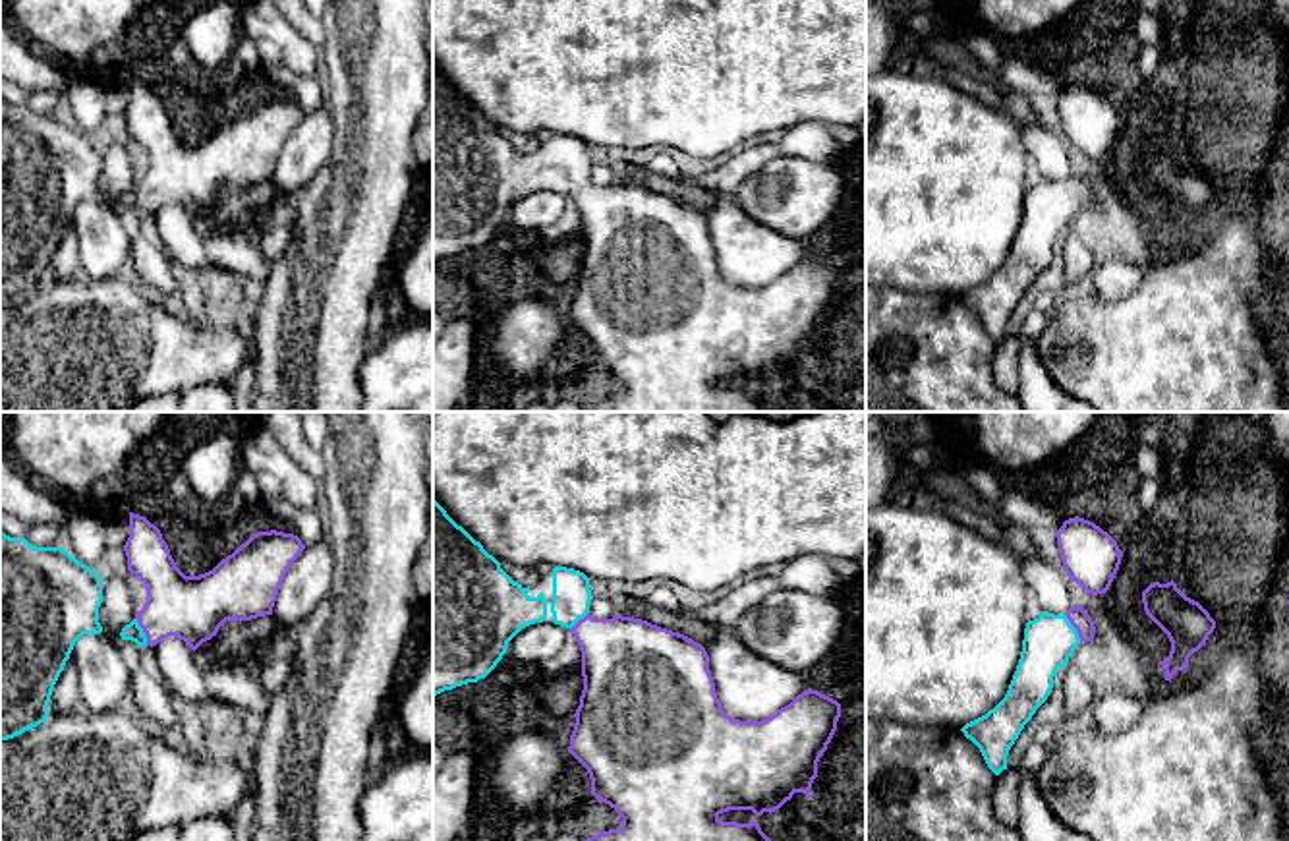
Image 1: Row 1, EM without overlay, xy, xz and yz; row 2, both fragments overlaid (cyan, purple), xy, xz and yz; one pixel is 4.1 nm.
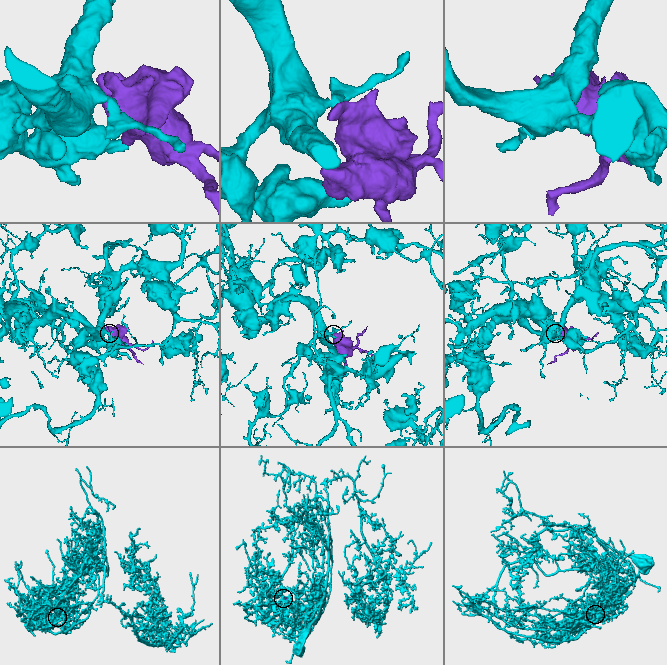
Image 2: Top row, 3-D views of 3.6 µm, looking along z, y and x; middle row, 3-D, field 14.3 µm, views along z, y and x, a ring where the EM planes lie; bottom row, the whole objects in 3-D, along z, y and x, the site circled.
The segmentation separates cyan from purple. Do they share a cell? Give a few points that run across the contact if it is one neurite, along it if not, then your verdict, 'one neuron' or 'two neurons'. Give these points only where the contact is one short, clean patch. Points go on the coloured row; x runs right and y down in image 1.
line xy (132, 631), (142, 631), (172, 608), (190, 608); one neuron

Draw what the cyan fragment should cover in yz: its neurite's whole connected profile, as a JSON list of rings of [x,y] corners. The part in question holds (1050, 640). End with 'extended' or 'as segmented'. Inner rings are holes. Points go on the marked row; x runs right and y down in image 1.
[[[1078,605],[1065,615],[1044,611],[1026,623],[1020,659],[1005,698],[960,729],[980,748],[995,775],[1007,769],[1011,746],[1047,700],[1057,669],[1065,667],[1074,648],[1090,642],[1094,632],[1094,621]]]; extended

